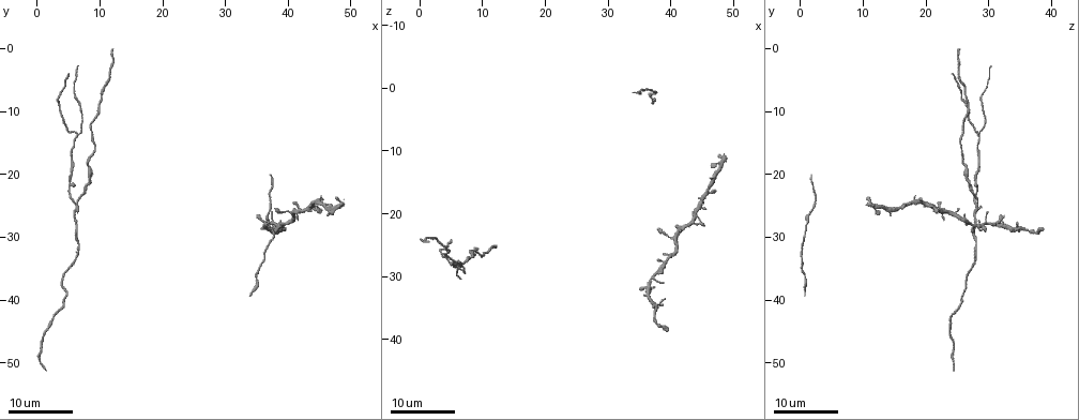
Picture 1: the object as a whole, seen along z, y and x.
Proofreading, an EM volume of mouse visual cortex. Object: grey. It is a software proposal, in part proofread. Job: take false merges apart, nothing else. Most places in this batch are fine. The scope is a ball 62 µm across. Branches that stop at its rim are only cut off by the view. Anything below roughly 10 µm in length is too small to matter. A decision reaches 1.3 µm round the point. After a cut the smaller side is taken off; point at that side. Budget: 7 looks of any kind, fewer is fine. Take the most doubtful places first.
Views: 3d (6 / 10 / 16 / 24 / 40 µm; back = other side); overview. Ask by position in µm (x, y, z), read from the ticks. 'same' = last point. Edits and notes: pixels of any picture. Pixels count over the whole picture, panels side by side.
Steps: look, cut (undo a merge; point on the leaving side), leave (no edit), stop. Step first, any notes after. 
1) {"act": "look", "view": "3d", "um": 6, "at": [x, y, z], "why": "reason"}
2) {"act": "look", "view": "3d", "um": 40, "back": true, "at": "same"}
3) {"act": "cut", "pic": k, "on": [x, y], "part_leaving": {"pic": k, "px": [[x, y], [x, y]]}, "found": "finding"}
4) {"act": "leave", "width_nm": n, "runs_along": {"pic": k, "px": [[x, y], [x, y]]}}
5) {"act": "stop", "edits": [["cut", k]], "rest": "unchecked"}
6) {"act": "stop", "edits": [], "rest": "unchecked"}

{"act": "look", "view": "3d", "um": 24, "at": [6.0, 24.5, 28.0], "why": "looks like a crossing"}

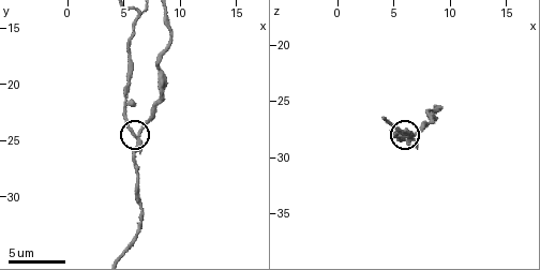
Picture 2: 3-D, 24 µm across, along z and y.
{"act": "look", "view": "3d", "um": 10, "at": "same", "why": "closer look"}

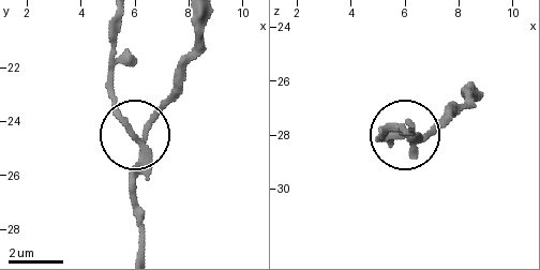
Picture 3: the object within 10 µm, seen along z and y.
{"act": "cut", "pic": 3, "on": [126, 128], "found": "two neurons meet here"}

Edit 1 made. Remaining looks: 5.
{"act": "look", "view": "overview"}

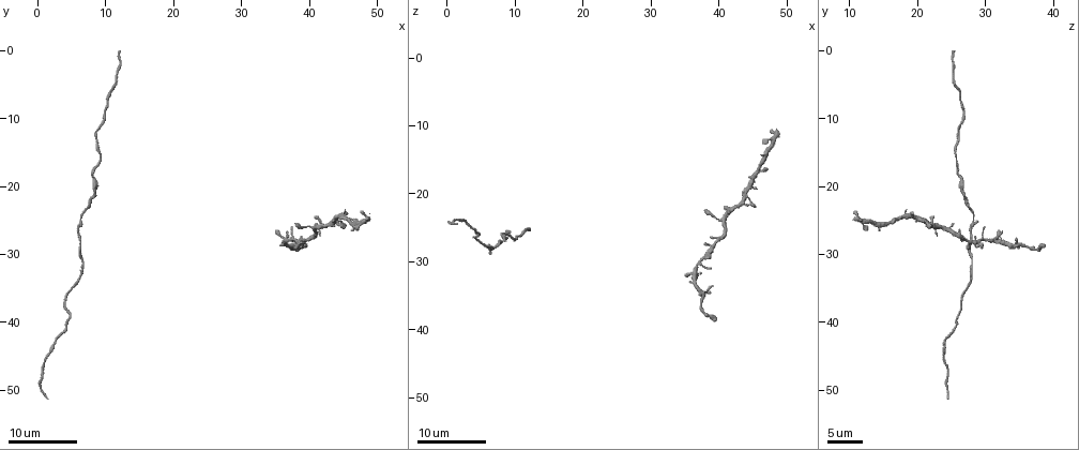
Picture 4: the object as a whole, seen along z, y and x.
{"act": "look", "view": "3d", "um": 16, "at": [36.5, 28.5, 31.5], "why": "looks like a crossing"}

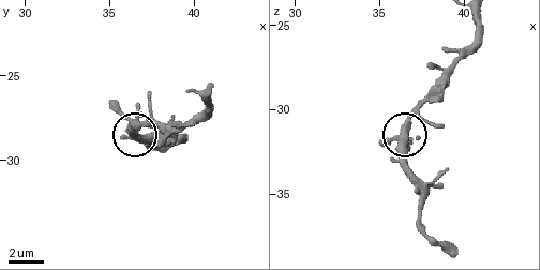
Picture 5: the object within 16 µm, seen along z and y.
{"act": "look", "view": "3d", "um": 10, "at": "same"}

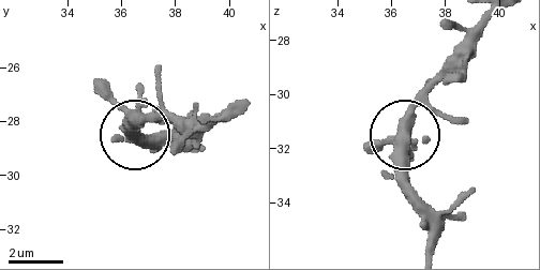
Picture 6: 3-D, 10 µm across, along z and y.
{"act": "leave", "found": "one neuron here"}

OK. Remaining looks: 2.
{"act": "look", "view": "3d", "um": 10, "at": [8.4, 21.0, 26.8]}

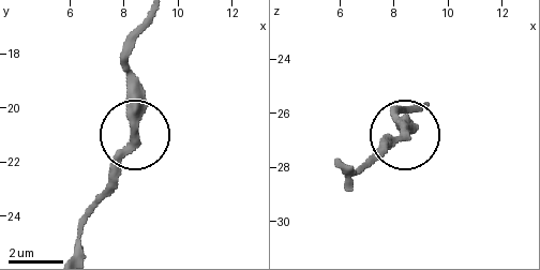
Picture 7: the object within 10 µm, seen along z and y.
{"act": "leave", "width_nm": 310, "found": "one neuron here"}

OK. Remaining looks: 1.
{"act": "stop", "edits": [["cut", 3]], "rest": "unchecked"}

